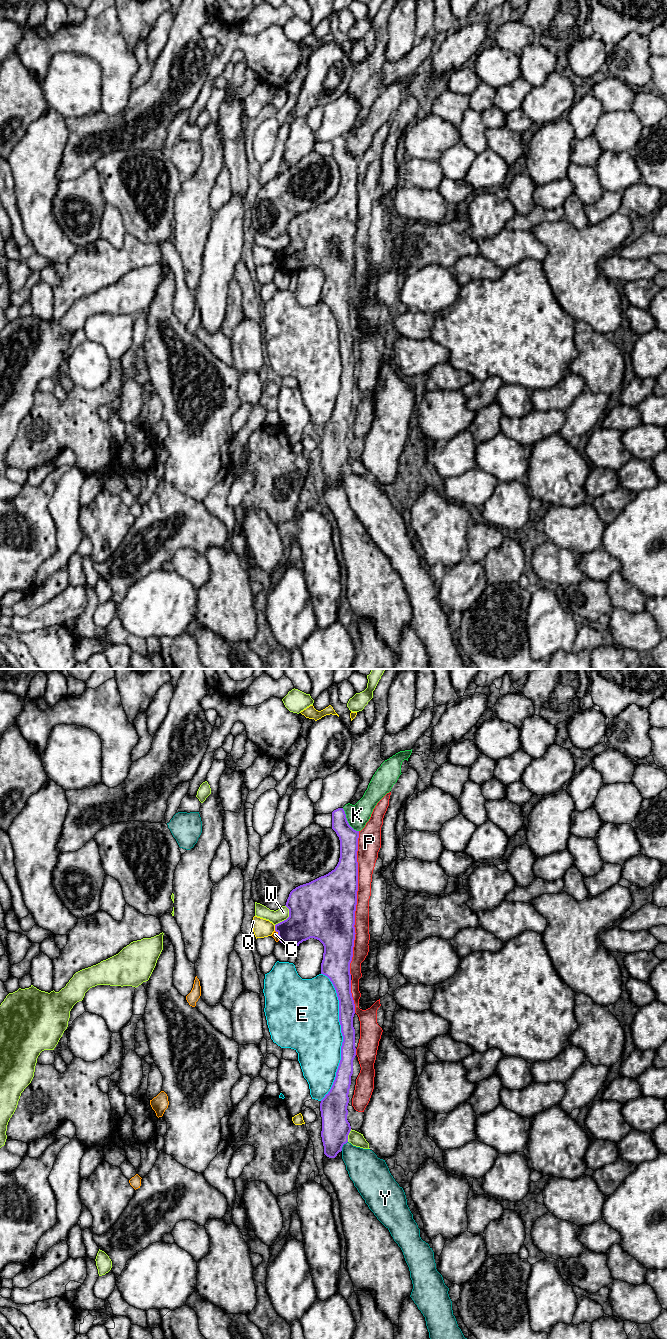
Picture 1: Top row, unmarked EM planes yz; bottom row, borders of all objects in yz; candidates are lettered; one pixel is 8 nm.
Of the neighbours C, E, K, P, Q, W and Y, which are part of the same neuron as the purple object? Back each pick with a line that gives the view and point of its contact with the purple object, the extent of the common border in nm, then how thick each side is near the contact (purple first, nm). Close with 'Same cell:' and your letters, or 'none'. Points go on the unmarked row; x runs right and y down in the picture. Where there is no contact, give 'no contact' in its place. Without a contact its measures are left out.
Same cell: none

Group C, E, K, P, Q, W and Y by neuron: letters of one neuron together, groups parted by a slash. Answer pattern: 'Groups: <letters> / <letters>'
Groups: C / E / K P / Q / W / Y

